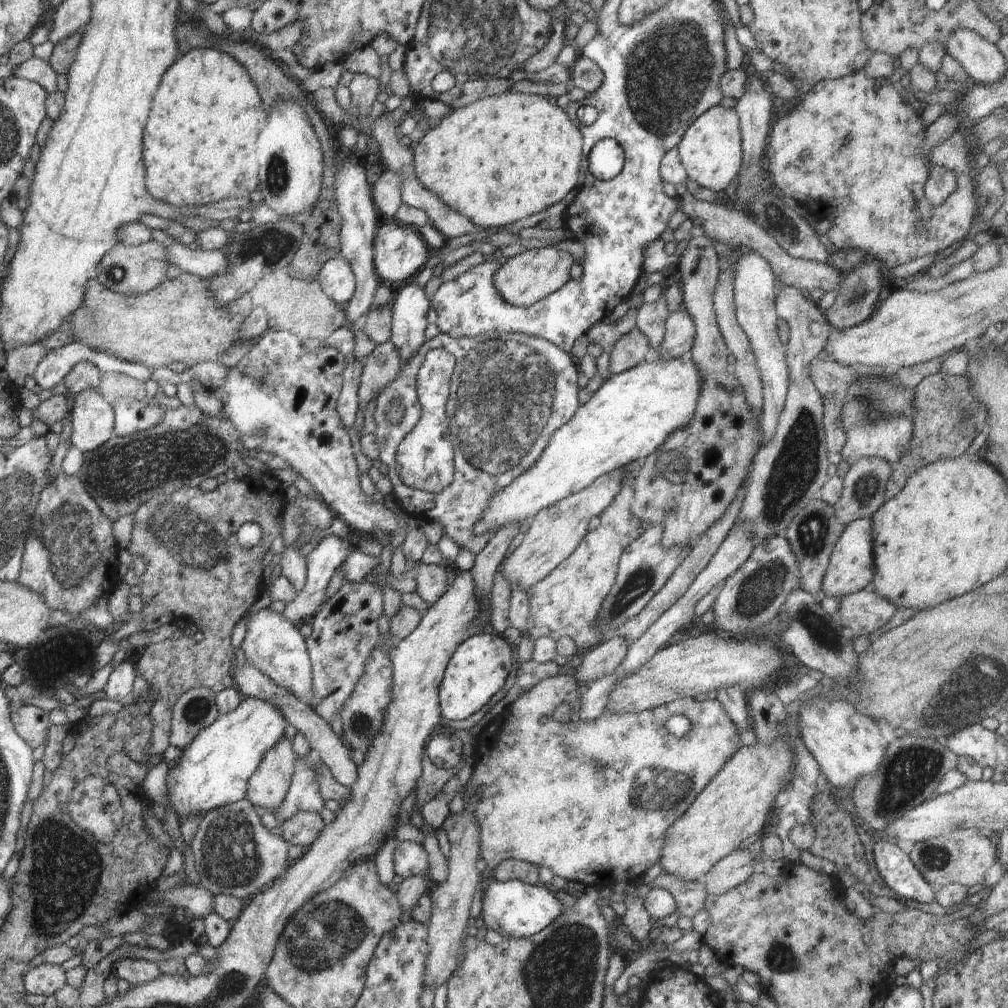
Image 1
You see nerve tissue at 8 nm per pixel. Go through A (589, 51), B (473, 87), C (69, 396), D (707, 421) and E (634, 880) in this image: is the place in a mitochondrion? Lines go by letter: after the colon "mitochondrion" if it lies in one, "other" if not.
A: other
B: mitochondrion
C: other
D: other
E: other

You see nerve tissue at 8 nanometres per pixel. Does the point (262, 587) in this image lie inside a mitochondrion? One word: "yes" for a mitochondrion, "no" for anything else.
no

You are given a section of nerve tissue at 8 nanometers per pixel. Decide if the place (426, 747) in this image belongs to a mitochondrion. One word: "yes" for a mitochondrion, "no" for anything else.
no

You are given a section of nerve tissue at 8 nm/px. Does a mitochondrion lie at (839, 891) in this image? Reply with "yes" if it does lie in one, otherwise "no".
no

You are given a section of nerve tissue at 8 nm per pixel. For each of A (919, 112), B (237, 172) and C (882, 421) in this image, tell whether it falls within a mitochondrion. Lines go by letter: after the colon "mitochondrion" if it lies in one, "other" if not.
A: other
B: other
C: mitochondrion

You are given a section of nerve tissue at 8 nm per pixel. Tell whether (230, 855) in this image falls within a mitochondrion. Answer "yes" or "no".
yes

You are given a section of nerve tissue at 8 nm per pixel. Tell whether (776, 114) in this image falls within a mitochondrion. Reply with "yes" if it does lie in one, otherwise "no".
no

